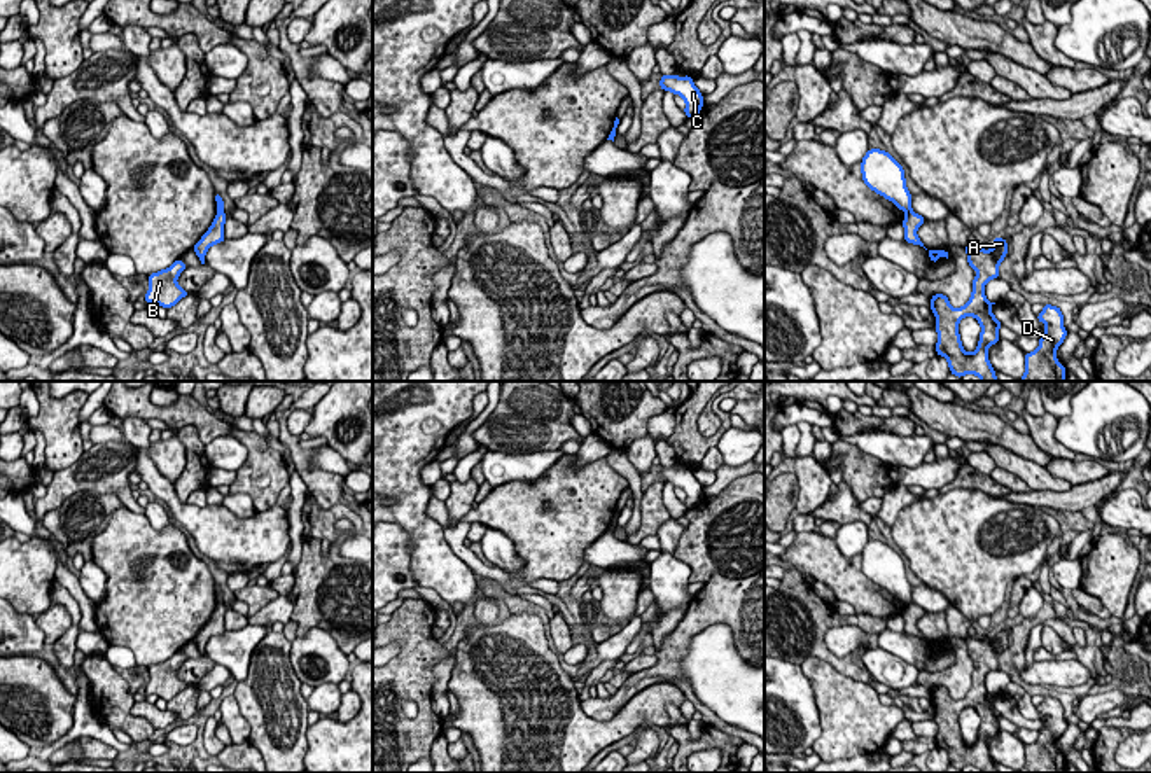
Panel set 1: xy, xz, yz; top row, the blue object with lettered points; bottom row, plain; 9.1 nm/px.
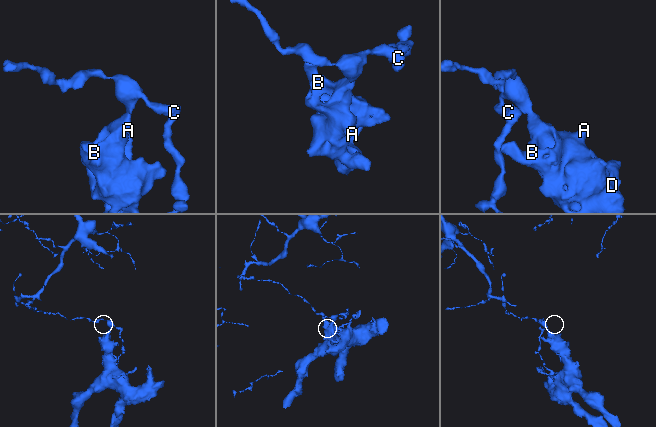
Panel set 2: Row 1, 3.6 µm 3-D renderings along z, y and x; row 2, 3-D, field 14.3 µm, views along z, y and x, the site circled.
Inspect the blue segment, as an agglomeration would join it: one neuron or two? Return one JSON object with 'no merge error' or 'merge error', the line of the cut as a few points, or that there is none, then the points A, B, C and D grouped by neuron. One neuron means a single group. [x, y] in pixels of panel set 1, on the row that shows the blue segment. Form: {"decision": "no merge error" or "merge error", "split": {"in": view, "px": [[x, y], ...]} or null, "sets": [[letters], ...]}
{"decision": "merge error", "split": {"in": "yz", "px": [[912, 210], [906, 214]]}, "sets": [["A", "B", "D"], ["C"]]}

